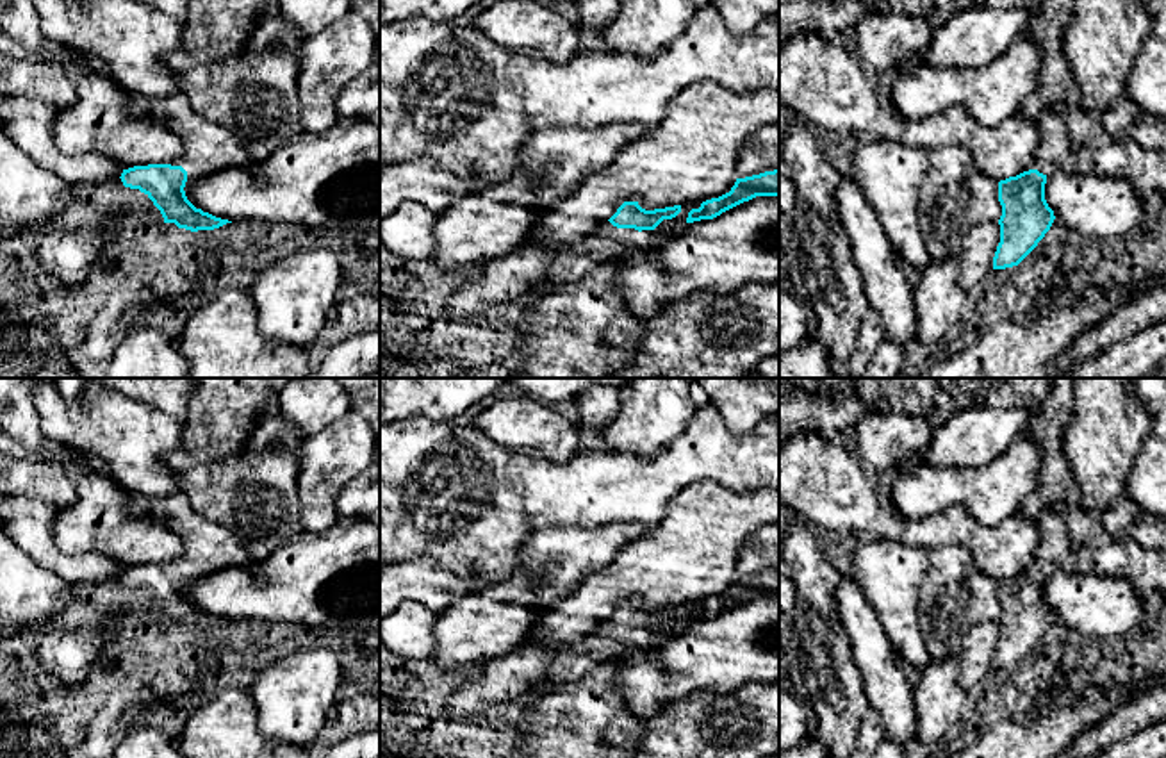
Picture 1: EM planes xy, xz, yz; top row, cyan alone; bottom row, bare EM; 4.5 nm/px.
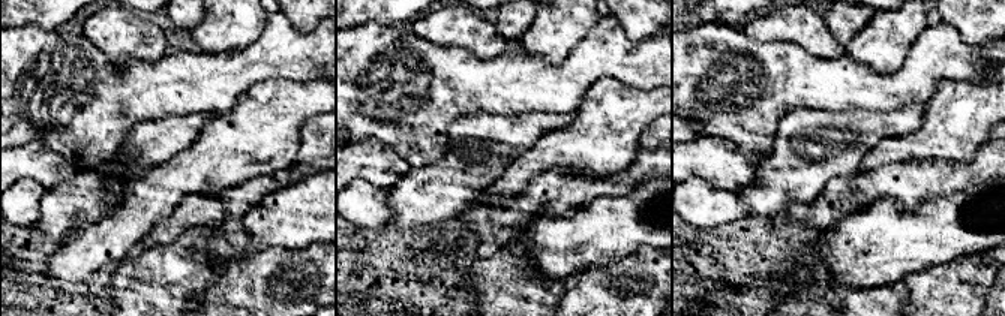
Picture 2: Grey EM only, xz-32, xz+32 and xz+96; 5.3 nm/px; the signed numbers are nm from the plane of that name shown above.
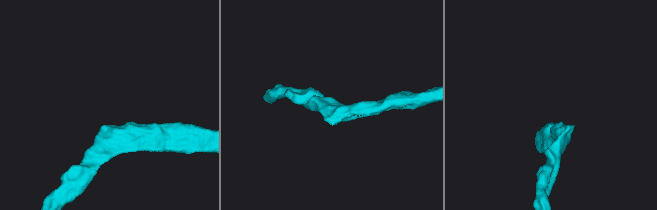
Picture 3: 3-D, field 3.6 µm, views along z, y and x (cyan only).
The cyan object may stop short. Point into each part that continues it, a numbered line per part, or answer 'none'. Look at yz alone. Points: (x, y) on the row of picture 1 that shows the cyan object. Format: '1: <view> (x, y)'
1: yz (1054, 154)

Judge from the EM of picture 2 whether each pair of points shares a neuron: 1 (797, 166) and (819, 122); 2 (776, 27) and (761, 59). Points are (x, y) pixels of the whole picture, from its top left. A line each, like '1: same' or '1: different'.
1: same
2: different

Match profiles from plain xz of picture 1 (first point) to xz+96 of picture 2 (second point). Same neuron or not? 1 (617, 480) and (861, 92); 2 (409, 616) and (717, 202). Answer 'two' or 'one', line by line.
1: one
2: one

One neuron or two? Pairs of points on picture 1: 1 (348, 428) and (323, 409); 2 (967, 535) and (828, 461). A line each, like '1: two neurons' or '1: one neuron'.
1: two neurons
2: one neuron

